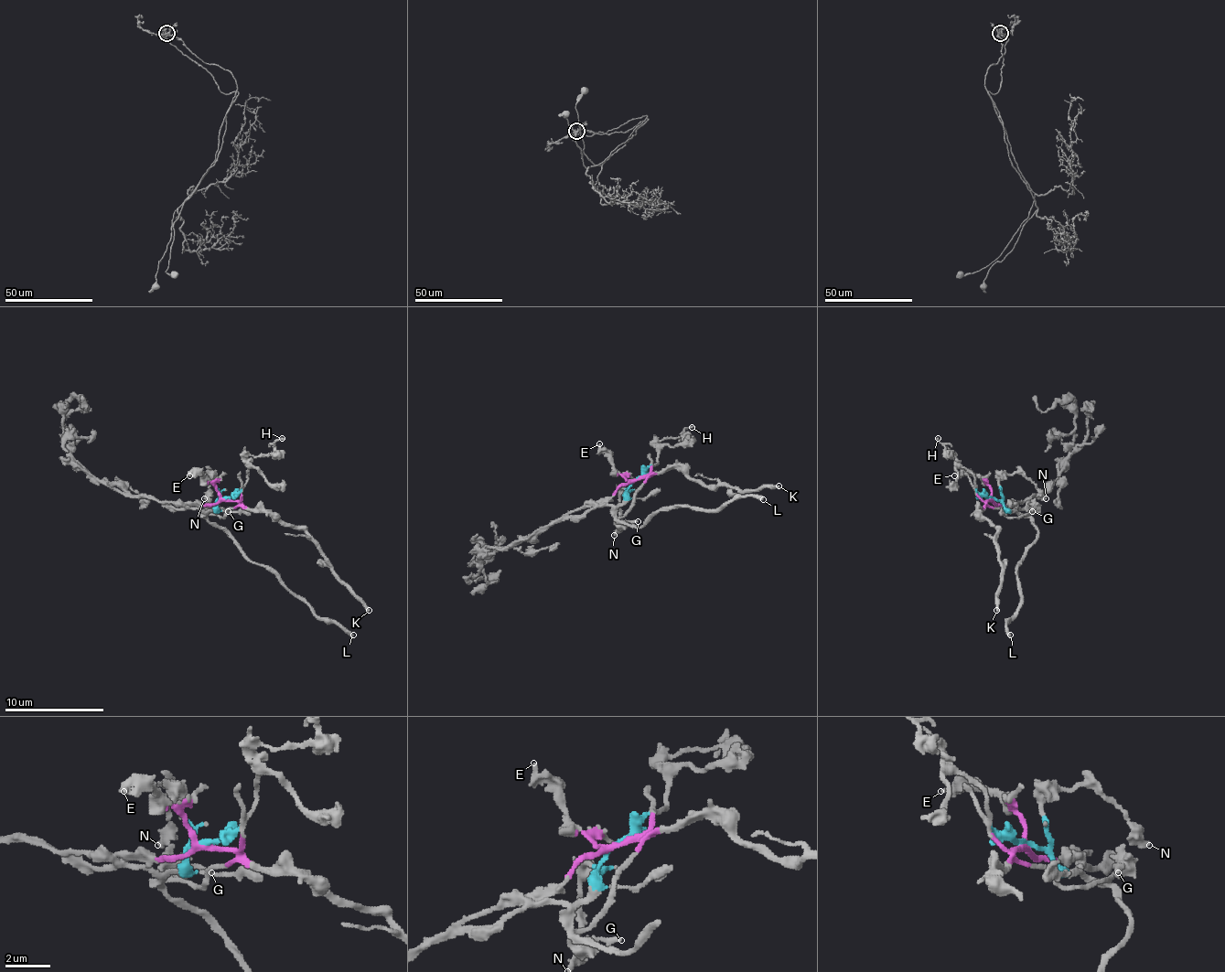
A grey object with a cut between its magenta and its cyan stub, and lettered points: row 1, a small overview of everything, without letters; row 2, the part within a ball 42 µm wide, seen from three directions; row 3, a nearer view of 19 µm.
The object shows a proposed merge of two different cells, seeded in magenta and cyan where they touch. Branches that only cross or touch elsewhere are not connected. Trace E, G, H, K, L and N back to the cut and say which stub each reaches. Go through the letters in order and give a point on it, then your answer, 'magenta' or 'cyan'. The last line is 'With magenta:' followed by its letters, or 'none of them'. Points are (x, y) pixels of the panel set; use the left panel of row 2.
E: at (189, 475); magenta
G: at (228, 511); magenta
H: at (282, 438); cyan
K: at (369, 610); magenta
L: at (353, 635); cyan
N: at (204, 498); cyan
With magenta: E, G, K

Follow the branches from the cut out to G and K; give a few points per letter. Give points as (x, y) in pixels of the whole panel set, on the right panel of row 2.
G: (990, 499), (987, 504), (1007, 517), (1022, 517), (1032, 511)
K: (990, 499), (977, 511), (997, 528), (997, 559), (1002, 571), (997, 611)

